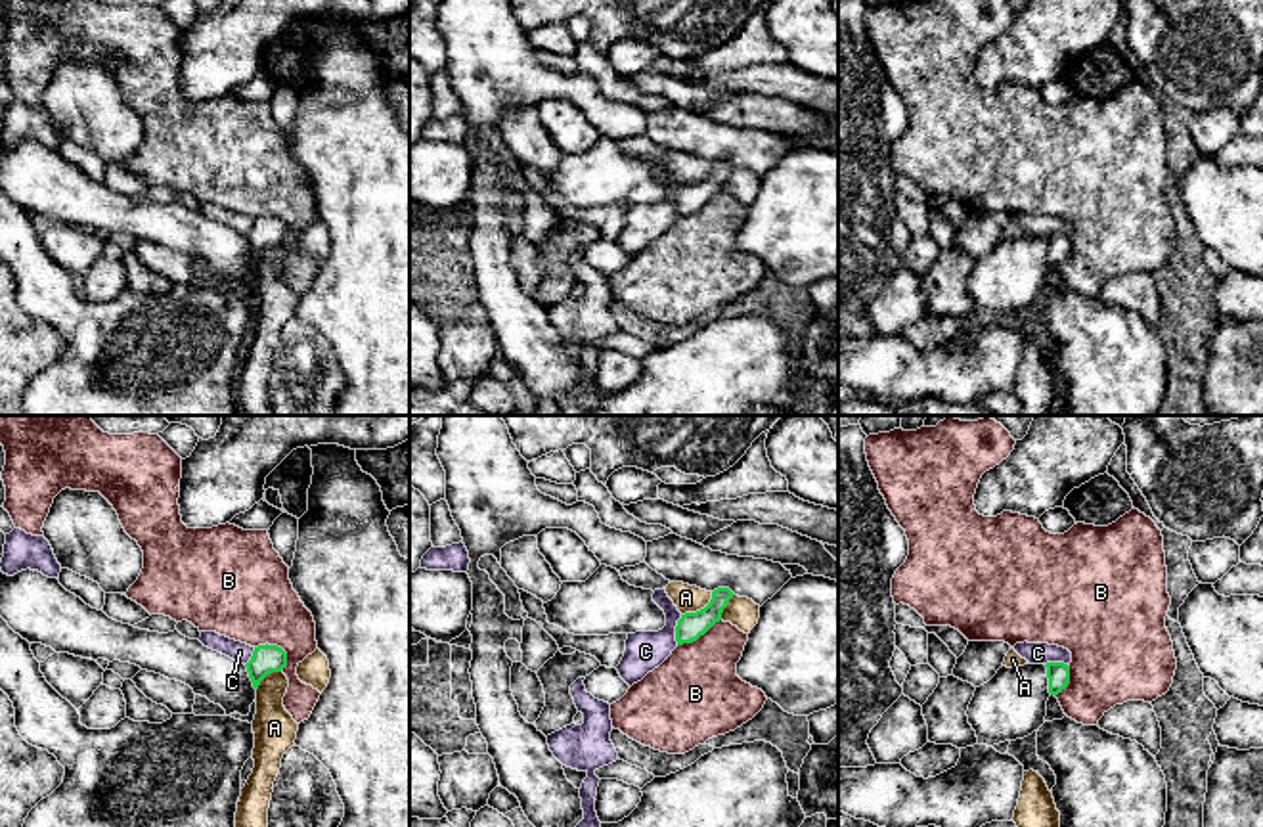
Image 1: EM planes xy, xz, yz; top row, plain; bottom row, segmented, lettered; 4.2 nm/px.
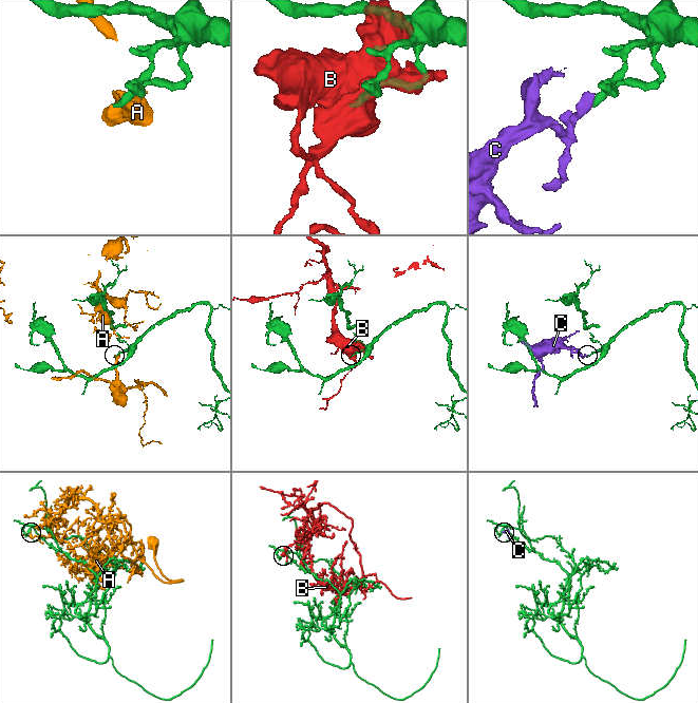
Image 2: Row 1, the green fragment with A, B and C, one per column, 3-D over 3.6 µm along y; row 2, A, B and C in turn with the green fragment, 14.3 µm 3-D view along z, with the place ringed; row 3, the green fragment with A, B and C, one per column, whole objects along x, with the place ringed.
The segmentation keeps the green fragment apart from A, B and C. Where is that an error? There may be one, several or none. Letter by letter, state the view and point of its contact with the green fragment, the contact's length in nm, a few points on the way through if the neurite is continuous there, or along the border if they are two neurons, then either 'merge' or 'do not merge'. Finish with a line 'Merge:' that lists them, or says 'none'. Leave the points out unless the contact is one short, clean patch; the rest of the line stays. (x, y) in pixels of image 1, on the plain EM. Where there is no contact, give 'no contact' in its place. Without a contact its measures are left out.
A: meets green in xz at (701, 180); contact 170 nm long; do not merge
B: meets green in xy at (276, 217); contact 170 nm long; do not merge
C: meets green in xz at (676, 201); contact 130 nm long; border along xz (682, 186), (676, 198), (676, 215); do not merge
Merge: none

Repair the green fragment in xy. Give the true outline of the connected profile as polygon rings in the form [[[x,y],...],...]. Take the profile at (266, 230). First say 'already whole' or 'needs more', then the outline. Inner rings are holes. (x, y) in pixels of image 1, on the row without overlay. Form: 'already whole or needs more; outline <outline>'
already whole; outline [[[258,216],[245,237],[253,258],[258,260],[268,245],[281,243],[287,237],[287,224],[277,216]]]

